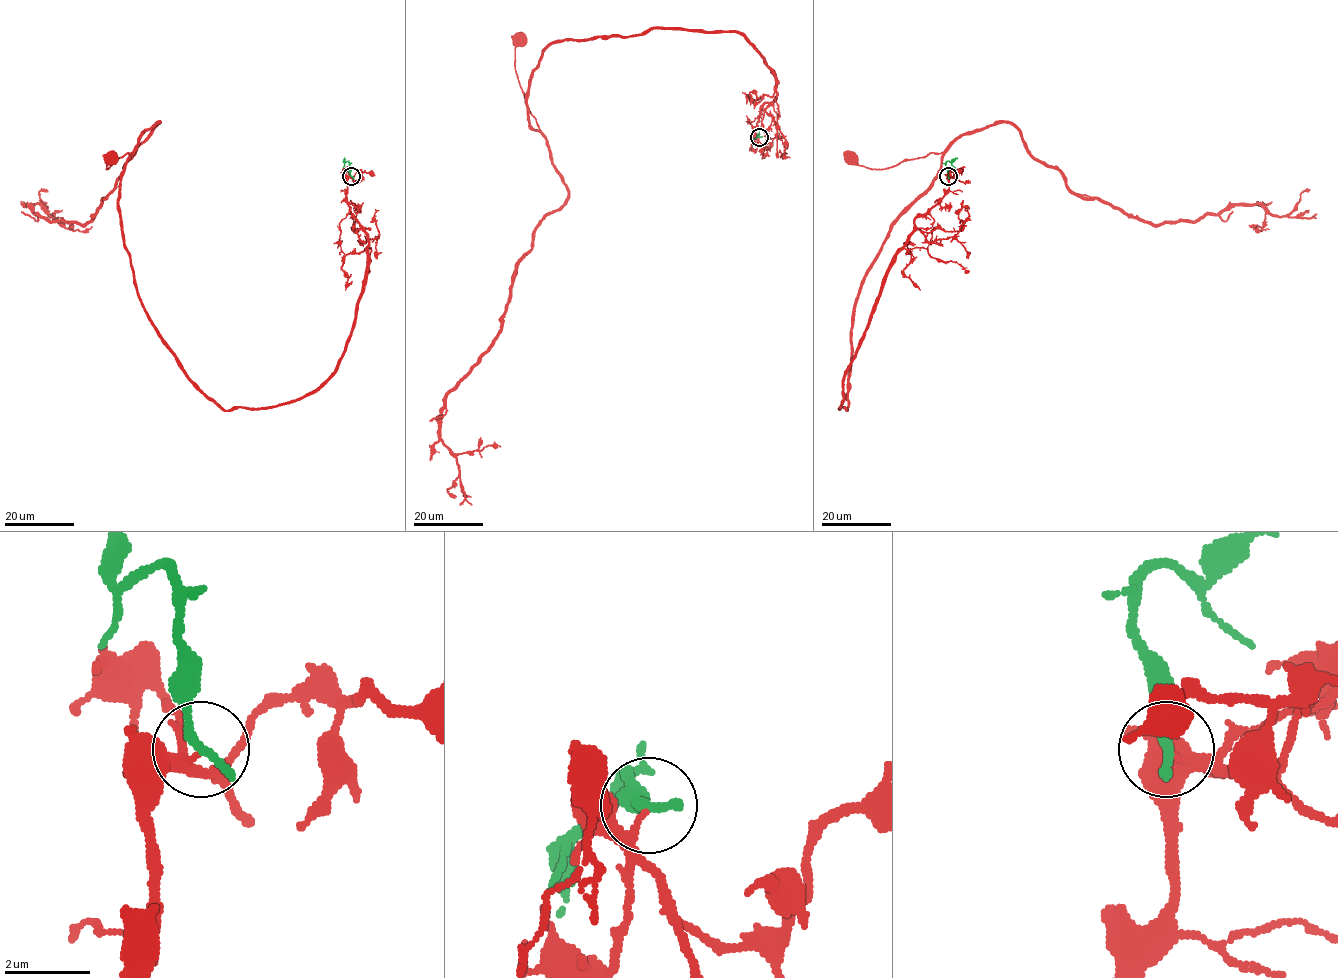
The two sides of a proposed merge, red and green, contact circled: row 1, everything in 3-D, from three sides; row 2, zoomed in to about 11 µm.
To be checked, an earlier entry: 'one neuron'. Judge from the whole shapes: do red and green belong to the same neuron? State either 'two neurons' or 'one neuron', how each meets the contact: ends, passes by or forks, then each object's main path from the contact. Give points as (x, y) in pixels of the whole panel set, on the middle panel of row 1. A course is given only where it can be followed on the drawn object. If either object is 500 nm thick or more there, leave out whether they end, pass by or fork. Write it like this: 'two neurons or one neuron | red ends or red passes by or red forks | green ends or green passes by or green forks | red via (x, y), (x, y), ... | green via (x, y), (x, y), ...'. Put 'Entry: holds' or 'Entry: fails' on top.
Entry: fails
two neurons | red passes by | green ends | red via (760, 137), (776, 78), (737, 32), (553, 42), (531, 75), (539, 131), (518, 39) | green via (760, 137), (758, 134), (753, 146)

